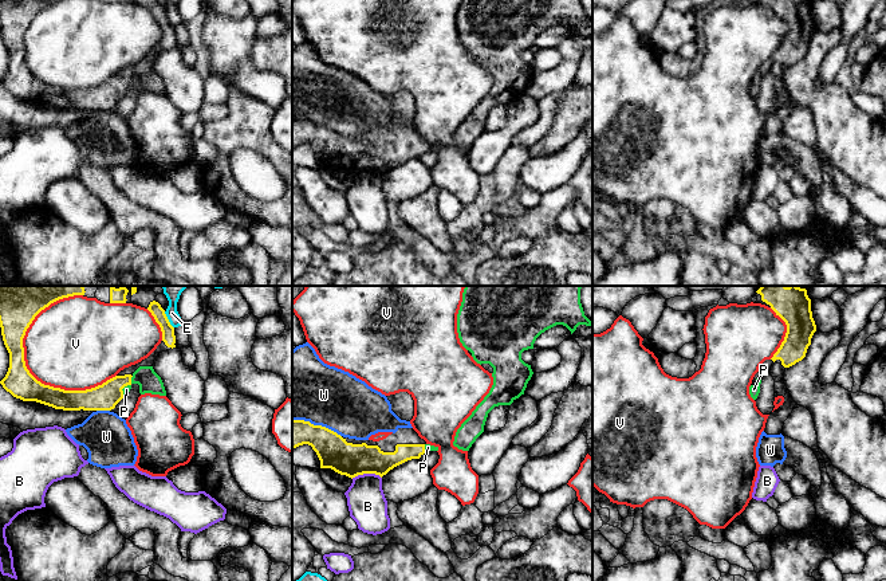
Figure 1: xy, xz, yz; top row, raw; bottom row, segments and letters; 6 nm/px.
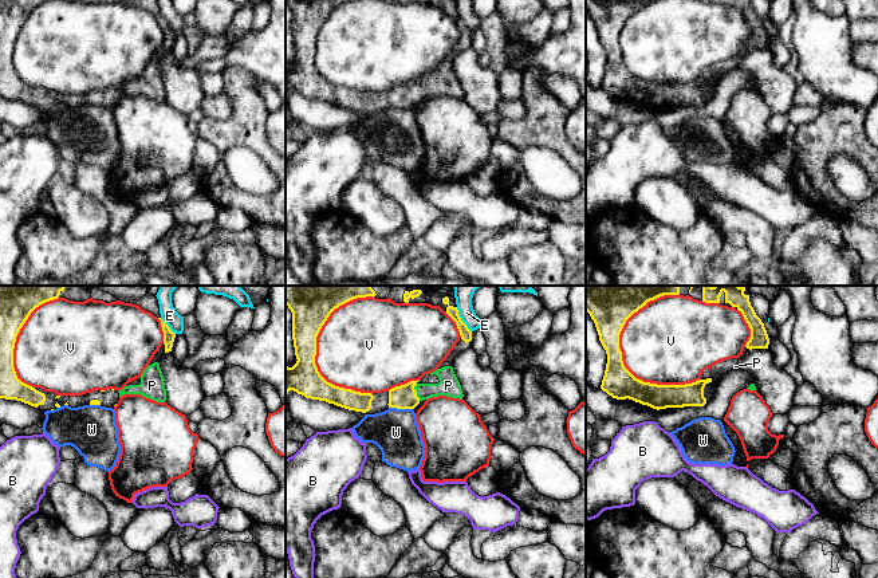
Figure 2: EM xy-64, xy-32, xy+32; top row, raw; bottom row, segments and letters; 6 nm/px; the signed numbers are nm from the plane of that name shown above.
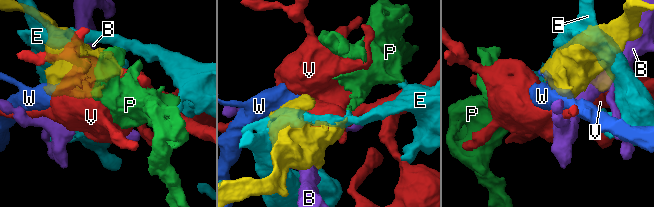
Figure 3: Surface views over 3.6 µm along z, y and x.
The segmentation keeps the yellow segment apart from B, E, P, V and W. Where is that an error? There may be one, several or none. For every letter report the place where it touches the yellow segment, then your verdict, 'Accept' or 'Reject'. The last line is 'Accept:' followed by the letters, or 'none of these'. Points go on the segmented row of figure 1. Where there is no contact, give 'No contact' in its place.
B: Touches yellow at xz (366, 472). Reject
E: Touches yellow at xy (168, 320). Reject
P: Touches yellow at xy (126, 385). Accept
V: Touches yellow at xy (51, 387). Reject
W: Touches yellow at xz (317, 426). Reject
Accept: P

